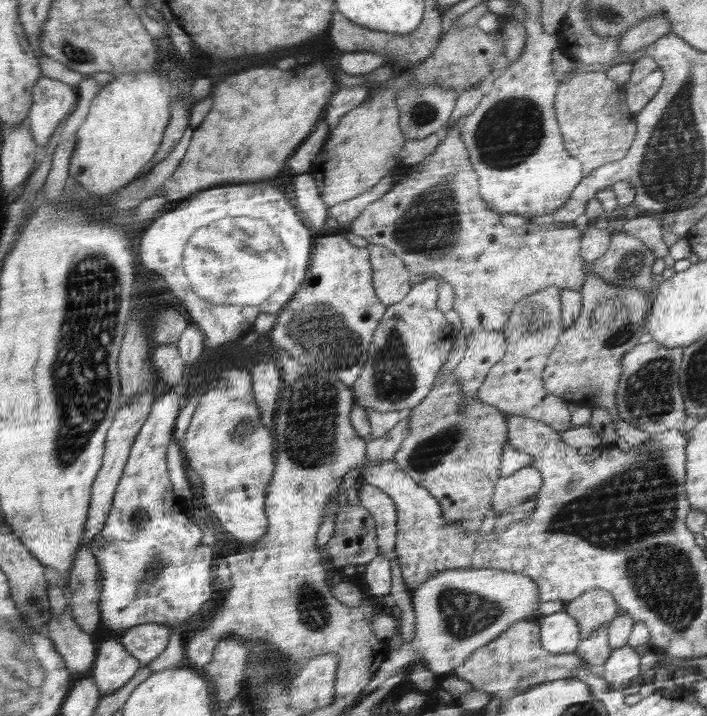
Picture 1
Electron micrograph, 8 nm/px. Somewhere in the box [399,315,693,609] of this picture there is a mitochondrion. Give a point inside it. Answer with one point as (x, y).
(650, 392)

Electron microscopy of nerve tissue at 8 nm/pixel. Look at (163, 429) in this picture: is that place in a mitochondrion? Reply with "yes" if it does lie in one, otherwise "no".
no

